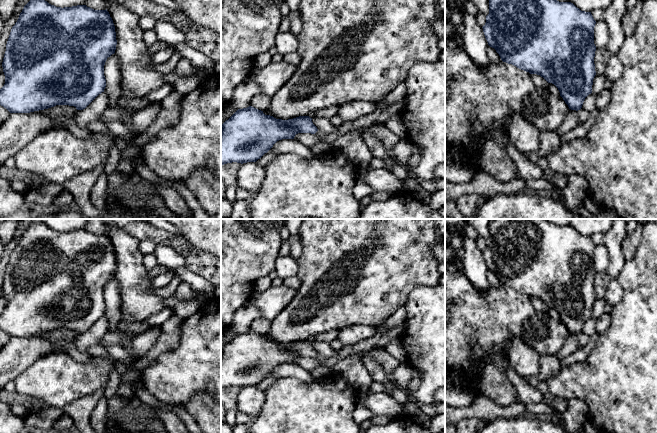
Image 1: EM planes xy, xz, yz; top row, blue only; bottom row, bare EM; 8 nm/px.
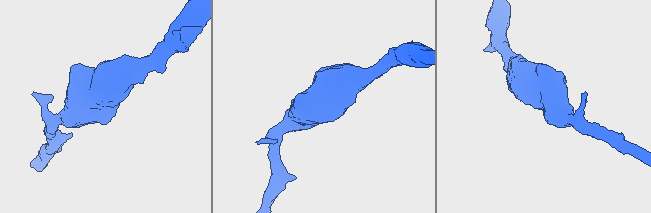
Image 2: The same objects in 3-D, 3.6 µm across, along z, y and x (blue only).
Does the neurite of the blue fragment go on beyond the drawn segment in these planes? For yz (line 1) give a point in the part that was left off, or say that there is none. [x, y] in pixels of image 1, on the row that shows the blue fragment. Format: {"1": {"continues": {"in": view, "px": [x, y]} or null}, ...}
{"1": {"continues": null}}

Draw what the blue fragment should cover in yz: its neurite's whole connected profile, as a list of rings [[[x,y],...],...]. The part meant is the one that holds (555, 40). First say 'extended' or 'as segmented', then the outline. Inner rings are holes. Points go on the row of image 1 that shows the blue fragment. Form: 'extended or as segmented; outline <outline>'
as segmented; outline [[[489,0],[489,14],[482,27],[488,45],[496,50],[501,60],[517,68],[537,74],[554,84],[571,110],[580,110],[585,98],[592,93],[596,75],[594,57],[594,27],[591,12],[581,11],[571,2],[557,0]]]

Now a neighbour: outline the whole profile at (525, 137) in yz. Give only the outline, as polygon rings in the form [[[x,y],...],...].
[[[515,114],[508,129],[512,145],[523,155],[537,152],[540,146],[540,131],[531,123]]]

